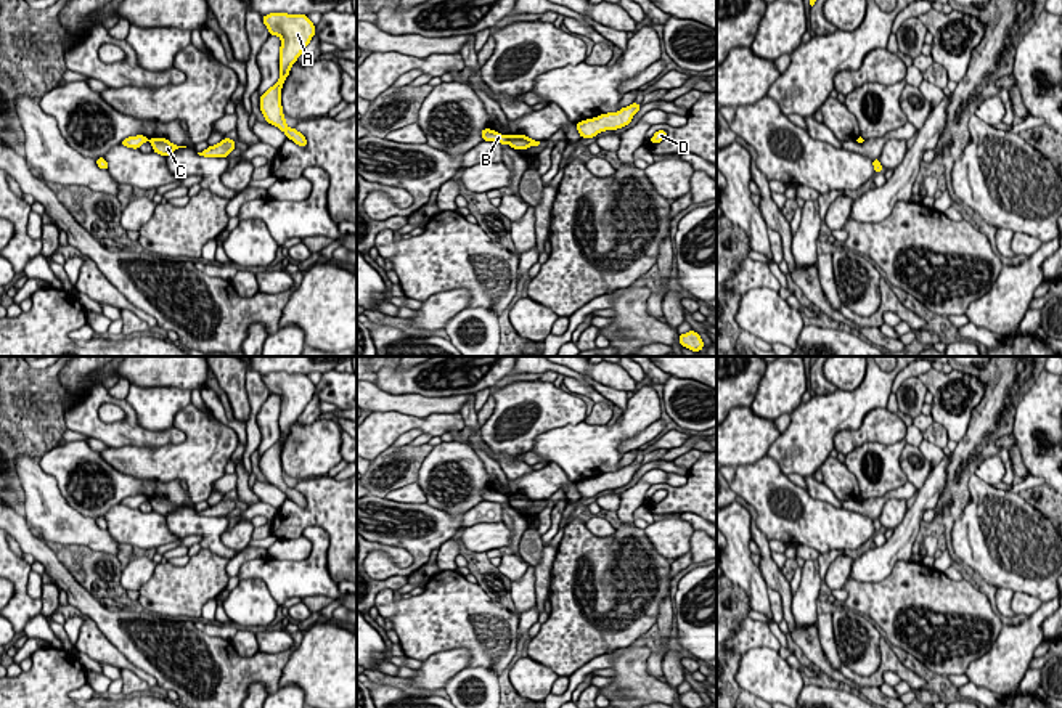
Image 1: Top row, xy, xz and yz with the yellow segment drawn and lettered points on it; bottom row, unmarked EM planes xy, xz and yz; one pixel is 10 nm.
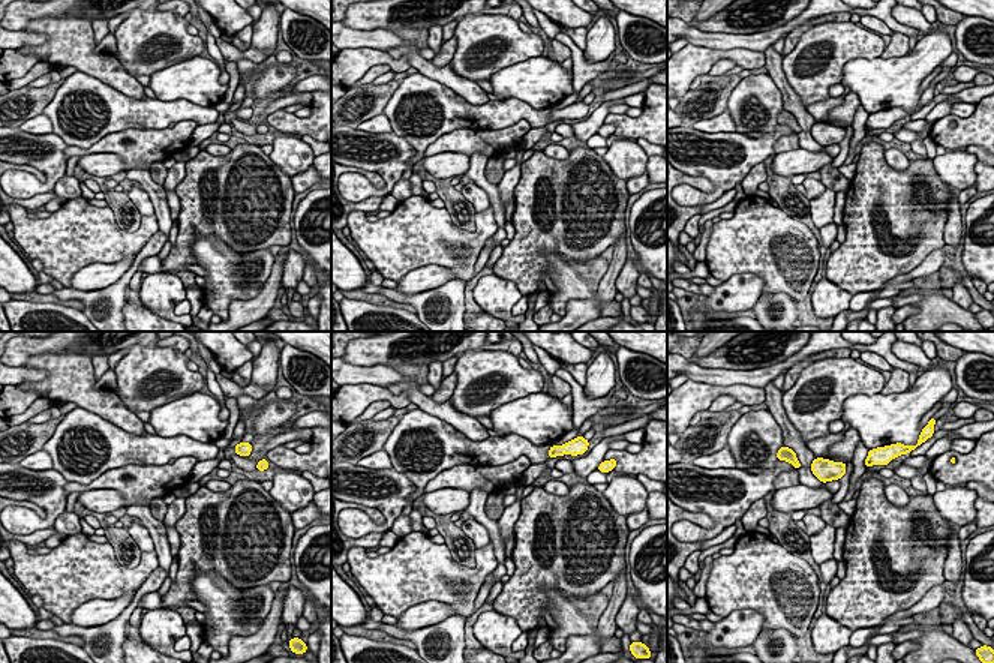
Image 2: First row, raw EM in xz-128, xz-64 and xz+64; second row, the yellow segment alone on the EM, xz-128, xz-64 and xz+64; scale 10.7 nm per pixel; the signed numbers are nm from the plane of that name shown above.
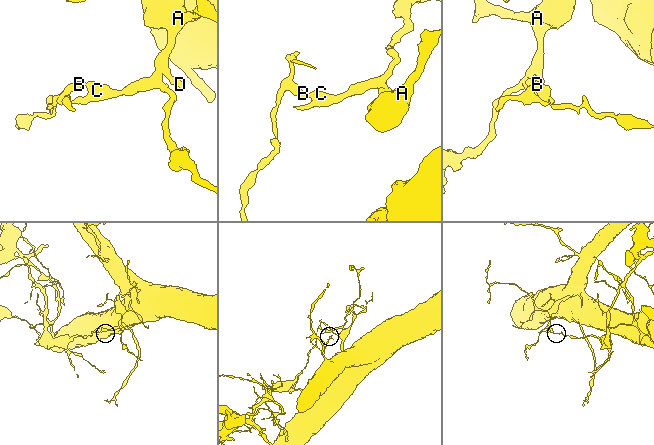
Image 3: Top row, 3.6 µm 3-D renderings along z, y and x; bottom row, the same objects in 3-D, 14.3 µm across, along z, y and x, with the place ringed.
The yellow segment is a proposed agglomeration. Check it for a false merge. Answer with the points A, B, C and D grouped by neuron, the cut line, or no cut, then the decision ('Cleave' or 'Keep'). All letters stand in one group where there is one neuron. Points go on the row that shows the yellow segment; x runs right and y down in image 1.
Groups: A C D / B. Split along xz (510, 137), (506, 142). Cleave

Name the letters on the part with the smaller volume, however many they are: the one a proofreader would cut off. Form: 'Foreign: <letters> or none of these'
Foreign: B

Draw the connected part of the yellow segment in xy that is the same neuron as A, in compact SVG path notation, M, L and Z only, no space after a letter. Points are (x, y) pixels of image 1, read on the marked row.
M270 13L262 16L270 35L278 35L281 39L280 53L280 79L260 96L260 111L265 122L278 127L286 133L286 138L292 140L296 144L305 148L305 136L296 128L286 125L286 117L281 106L281 88L289 75L292 64L302 55L304 48L310 43L315 35L315 24L305 14L288 14L288 13Z

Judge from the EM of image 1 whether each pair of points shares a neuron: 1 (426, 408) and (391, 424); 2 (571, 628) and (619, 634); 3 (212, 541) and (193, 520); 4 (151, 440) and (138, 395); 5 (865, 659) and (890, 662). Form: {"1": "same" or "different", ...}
{"1": "different", "2": "same", "3": "same", "4": "different", "5": "different"}

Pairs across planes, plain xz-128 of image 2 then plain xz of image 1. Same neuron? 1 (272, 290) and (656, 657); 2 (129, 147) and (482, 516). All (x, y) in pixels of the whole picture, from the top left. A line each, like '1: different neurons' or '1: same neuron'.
1: same neuron
2: same neuron

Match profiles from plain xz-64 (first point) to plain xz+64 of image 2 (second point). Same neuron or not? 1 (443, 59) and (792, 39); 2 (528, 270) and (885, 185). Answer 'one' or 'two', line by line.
1: one
2: one

